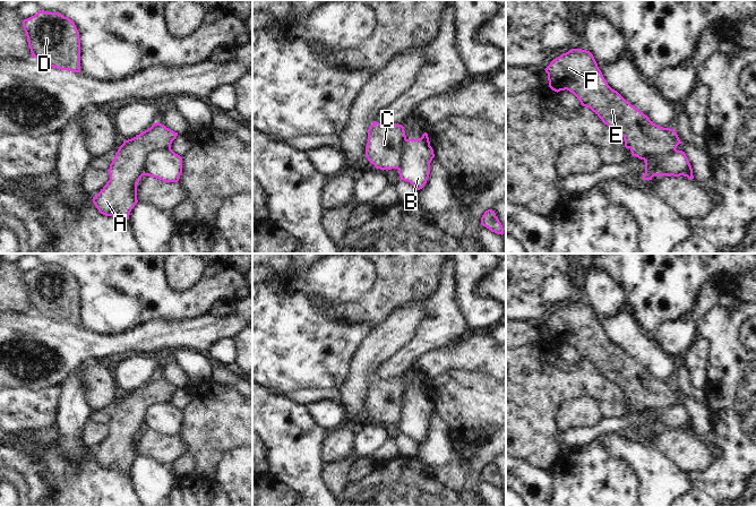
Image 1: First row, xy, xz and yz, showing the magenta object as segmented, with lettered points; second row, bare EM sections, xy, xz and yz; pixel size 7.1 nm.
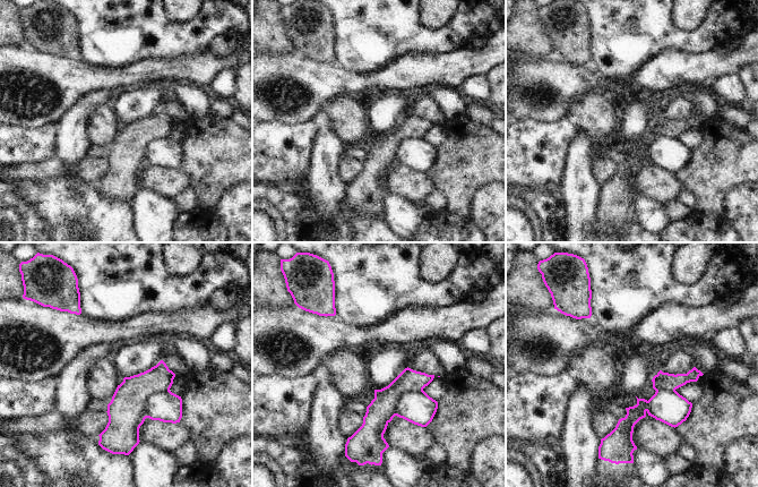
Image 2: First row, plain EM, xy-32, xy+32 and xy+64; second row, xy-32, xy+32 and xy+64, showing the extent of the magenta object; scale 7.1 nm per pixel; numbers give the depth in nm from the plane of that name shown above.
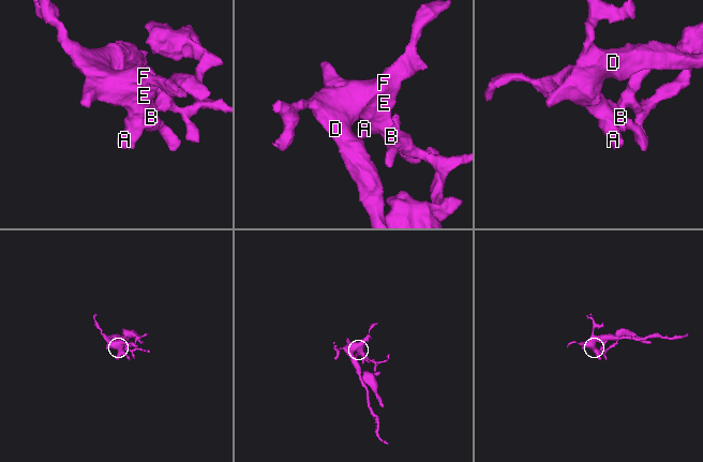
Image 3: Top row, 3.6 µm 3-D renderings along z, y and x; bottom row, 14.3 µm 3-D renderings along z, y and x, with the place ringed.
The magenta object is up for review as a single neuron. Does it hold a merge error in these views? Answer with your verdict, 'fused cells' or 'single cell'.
fused cells

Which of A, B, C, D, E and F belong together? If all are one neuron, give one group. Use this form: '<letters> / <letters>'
A C D E F / B

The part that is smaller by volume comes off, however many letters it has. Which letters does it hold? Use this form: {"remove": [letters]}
{"remove": ["B"]}

